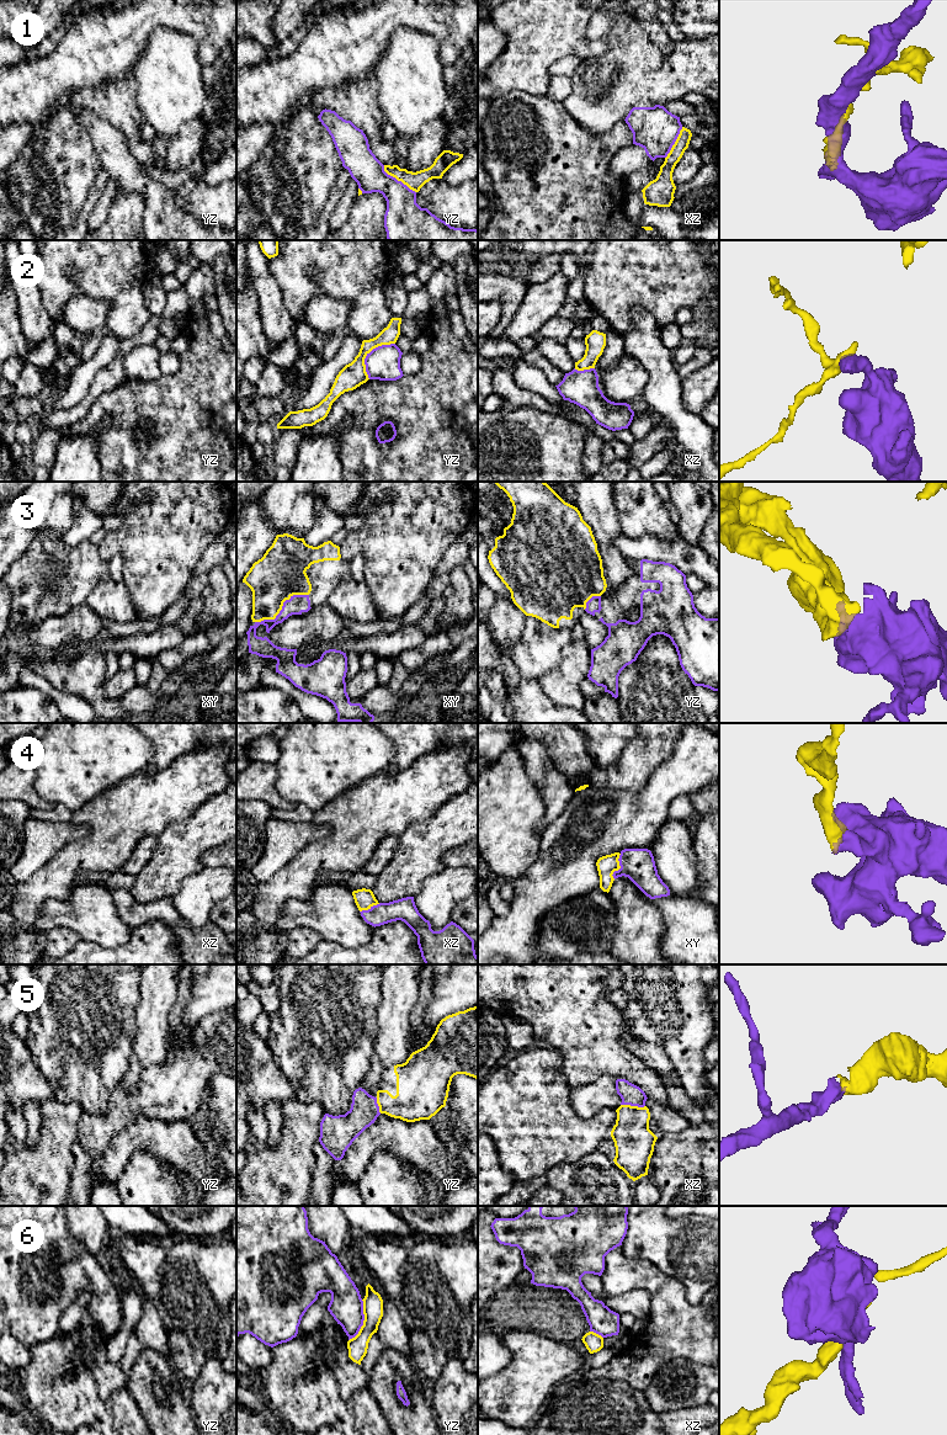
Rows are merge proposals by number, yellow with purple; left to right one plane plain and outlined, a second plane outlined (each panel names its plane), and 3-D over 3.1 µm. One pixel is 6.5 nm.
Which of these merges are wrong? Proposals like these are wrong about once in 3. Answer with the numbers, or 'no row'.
1, 2, 6

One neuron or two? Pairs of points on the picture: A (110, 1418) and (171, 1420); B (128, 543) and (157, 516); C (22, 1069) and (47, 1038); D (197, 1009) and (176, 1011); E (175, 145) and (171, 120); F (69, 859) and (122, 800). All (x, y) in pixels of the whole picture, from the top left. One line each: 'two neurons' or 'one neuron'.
A: two neurons
B: one neuron
C: two neurons
D: two neurons
E: two neurons
F: one neuron

